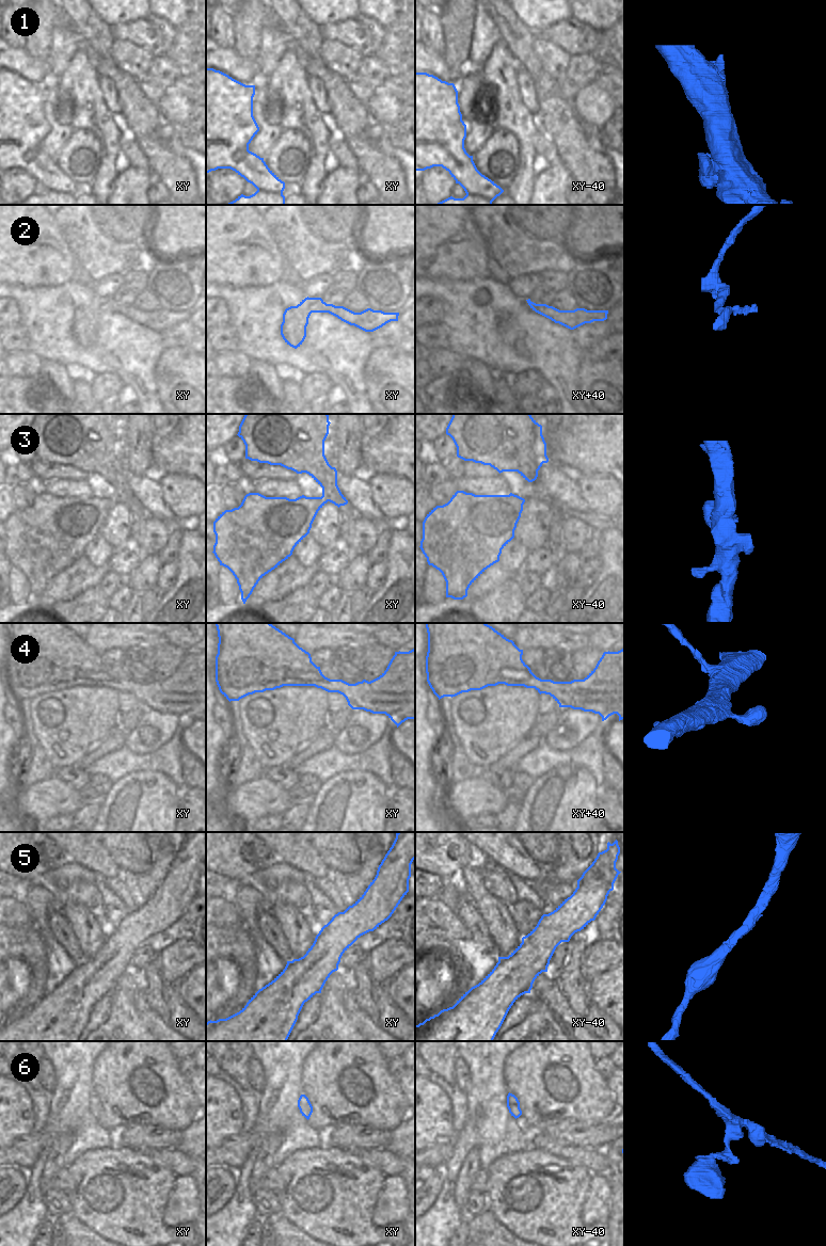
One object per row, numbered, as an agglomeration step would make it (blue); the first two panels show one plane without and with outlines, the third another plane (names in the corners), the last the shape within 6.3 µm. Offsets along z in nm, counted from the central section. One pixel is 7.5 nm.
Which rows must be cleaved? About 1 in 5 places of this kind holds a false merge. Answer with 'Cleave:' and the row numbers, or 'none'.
Cleave: none

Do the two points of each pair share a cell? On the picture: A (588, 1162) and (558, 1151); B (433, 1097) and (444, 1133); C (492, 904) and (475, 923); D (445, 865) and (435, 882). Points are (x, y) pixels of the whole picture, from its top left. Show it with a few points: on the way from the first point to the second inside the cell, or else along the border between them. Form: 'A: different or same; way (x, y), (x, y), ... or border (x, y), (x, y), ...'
A: same; way (581, 1156), (566, 1151)
B: same; way (433, 1105), (433, 1121), (437, 1124)
C: different; border (466, 896), (482, 917), (491, 940)
D: different; border (426, 871), (439, 875), (446, 880)

